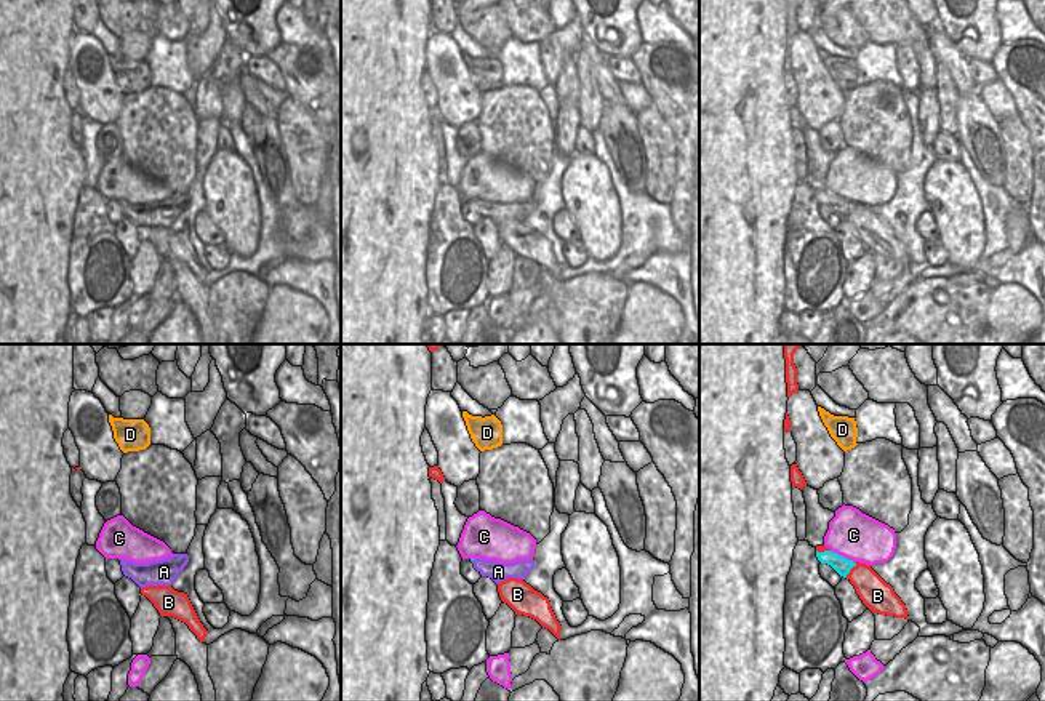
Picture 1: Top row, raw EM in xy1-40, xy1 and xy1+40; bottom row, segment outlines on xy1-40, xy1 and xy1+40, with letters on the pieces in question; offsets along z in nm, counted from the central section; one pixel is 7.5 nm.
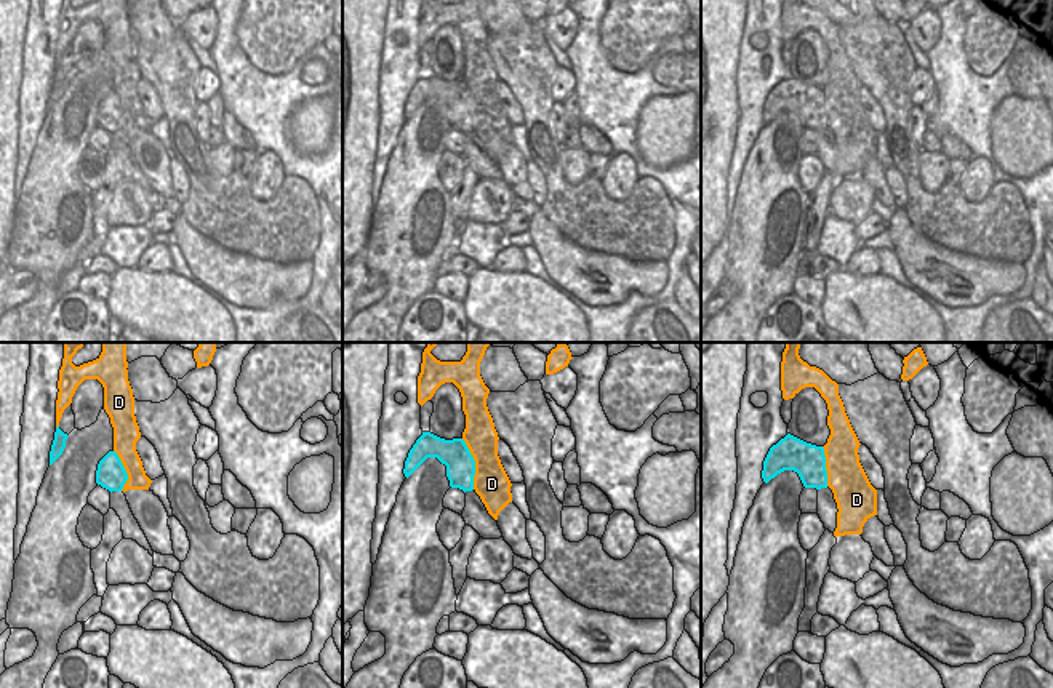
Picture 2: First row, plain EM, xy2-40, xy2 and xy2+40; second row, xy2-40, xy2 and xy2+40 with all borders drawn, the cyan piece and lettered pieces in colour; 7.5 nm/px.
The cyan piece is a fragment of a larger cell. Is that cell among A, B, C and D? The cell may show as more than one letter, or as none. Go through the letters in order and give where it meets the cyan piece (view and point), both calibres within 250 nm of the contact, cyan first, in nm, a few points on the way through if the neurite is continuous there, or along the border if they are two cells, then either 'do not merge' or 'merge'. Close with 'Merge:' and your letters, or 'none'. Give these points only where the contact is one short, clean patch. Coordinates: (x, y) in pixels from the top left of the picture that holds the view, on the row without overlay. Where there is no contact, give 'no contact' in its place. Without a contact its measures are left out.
A: meets cyan in xy1 at (472, 200); 20 nm thick on the cyan side, 150 nm on the other; runs through xy1 (471, 200), (472, 200), (498, 213); merge
B: meets cyan in xy1+40 at (850, 210); 130 nm thick on the cyan side, 220 nm on the other; do not merge
C: meets cyan in xy1+40 at (840, 197); 130 nm thick on the cyan side, 360 nm on the other; border along xy1+40 (831, 191), (853, 204); do not merge
D: meets cyan in xy2 at (474, 106); 220 nm thick on the cyan side, 260 nm on the other; do not merge
Merge: A

